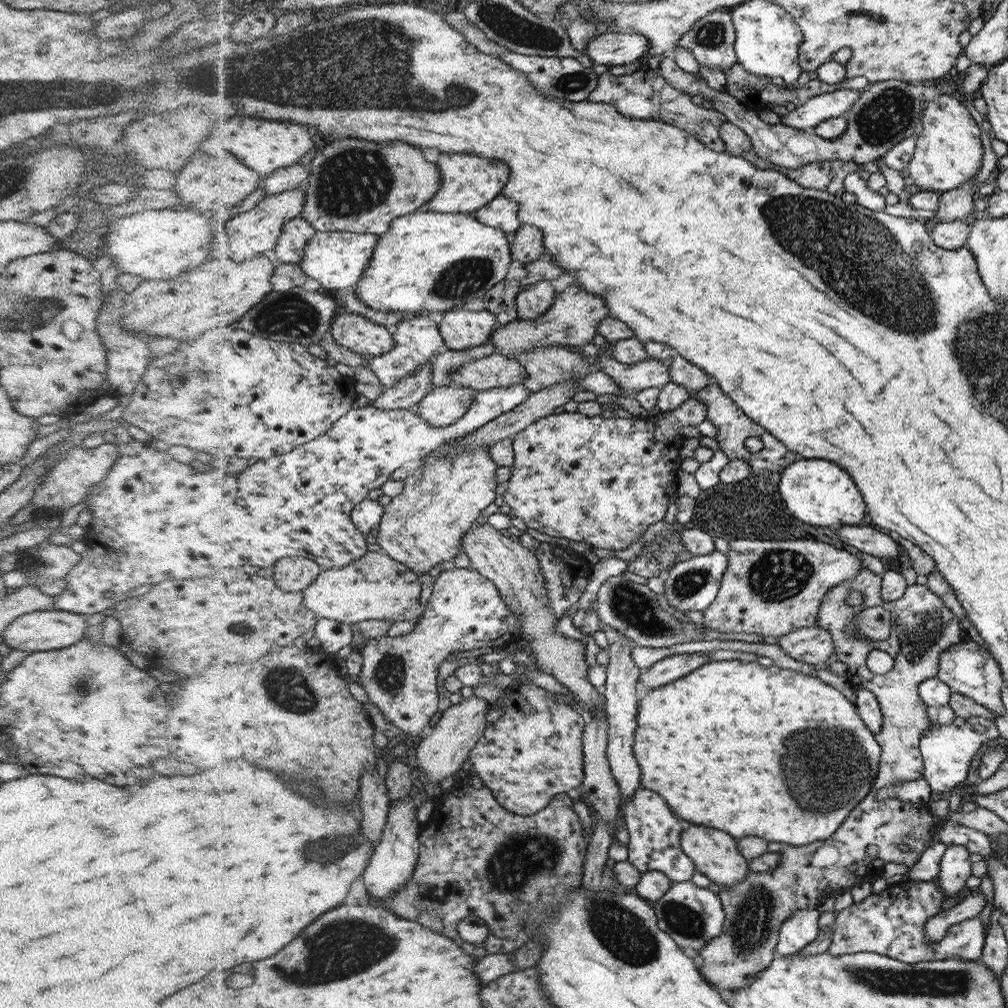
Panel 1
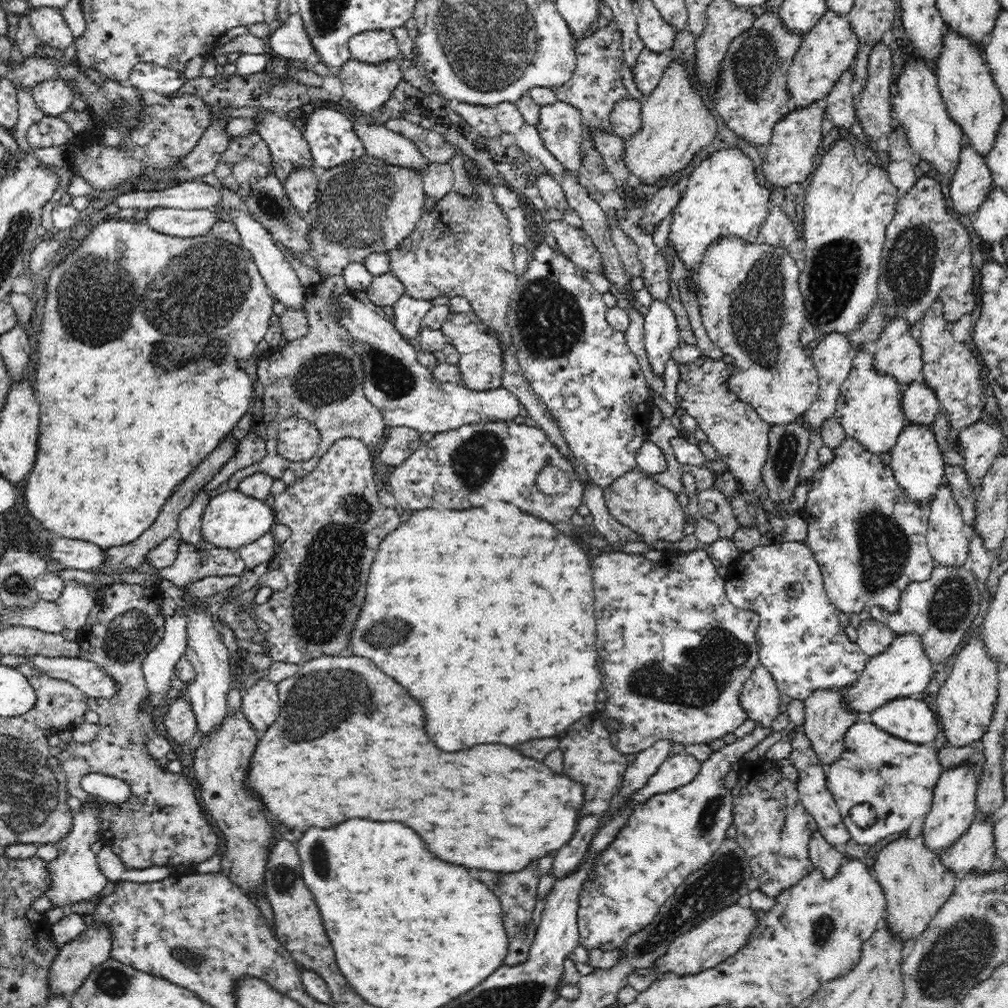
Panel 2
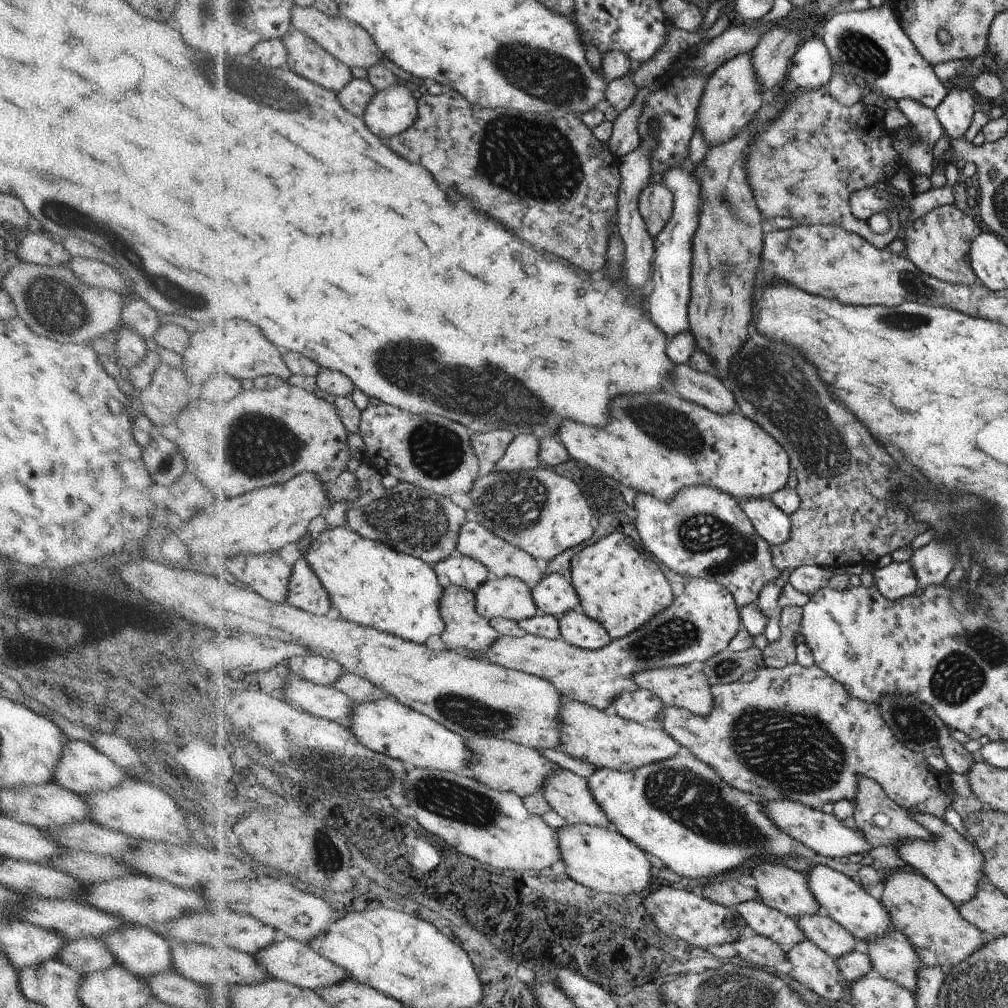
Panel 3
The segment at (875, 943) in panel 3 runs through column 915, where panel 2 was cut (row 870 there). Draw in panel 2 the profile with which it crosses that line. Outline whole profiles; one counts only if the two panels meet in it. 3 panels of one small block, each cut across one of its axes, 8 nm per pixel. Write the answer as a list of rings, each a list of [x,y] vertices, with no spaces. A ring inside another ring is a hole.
[[[975,818],[968,830],[956,840],[948,851],[941,853],[941,863],[949,868],[957,879],[968,874],[990,872],[996,852],[994,827],[990,818]]]

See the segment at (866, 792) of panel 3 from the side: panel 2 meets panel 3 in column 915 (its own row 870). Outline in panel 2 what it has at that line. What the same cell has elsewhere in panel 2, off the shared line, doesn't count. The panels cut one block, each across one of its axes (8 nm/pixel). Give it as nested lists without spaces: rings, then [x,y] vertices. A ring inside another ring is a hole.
[[[818,830],[813,832],[810,840],[808,858],[815,868],[819,868],[824,878],[832,878],[840,870],[840,866],[844,862],[842,850],[832,847]]]

